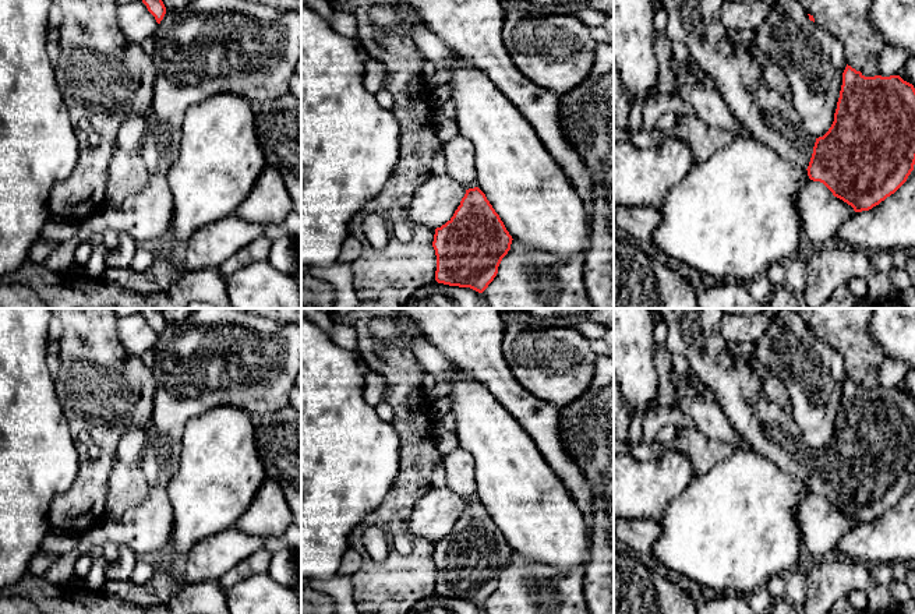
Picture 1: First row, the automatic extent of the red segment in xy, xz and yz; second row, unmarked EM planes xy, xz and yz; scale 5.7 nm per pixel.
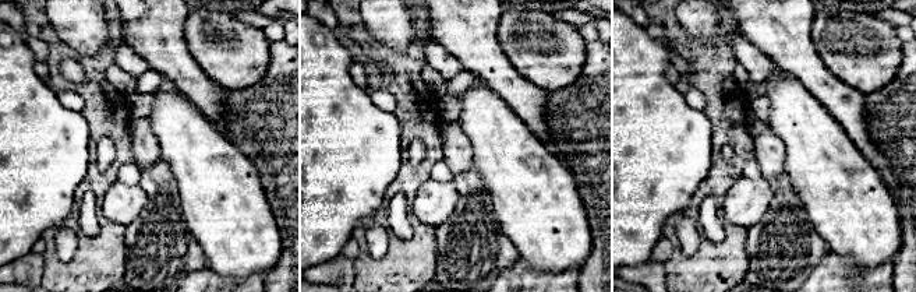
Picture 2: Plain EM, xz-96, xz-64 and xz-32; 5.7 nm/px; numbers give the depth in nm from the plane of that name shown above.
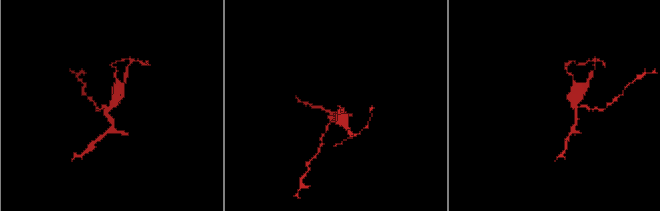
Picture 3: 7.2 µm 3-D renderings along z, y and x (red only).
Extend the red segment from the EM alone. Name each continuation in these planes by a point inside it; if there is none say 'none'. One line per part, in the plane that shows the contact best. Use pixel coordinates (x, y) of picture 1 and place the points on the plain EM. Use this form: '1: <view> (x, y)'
1: yz (769, 430)

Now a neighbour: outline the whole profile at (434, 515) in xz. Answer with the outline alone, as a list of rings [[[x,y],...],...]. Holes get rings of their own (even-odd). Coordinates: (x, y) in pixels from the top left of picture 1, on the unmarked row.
[[[431,487],[407,512],[407,532],[413,539],[441,540],[453,529],[466,501],[449,488]]]

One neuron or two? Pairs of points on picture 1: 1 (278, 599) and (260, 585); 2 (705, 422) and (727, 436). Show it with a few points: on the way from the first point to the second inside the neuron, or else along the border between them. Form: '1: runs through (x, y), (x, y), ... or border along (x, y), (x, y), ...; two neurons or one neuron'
1: runs through (274, 599), (264, 589); one neuron
2: runs through (710, 422), (721, 430); one neuron

